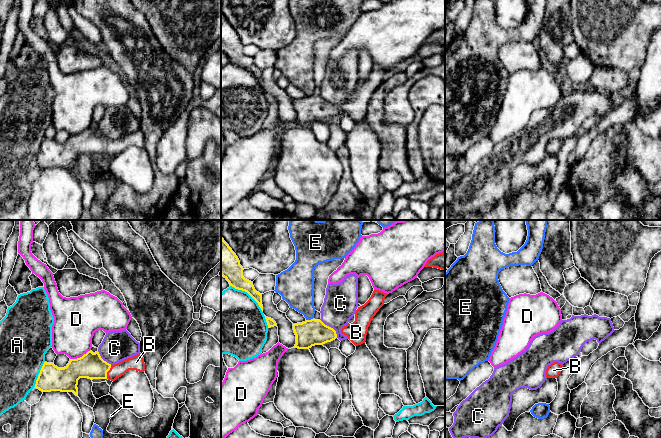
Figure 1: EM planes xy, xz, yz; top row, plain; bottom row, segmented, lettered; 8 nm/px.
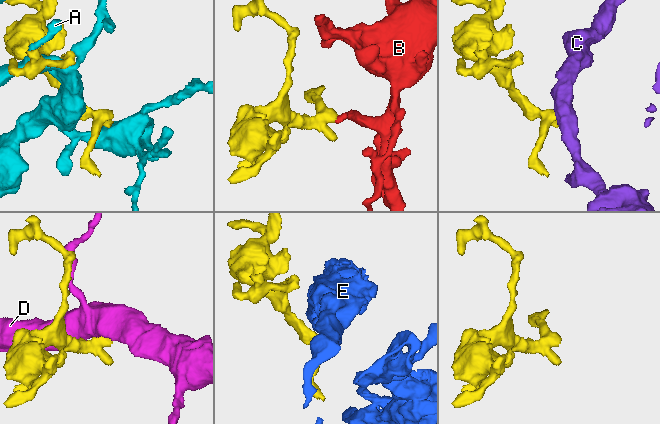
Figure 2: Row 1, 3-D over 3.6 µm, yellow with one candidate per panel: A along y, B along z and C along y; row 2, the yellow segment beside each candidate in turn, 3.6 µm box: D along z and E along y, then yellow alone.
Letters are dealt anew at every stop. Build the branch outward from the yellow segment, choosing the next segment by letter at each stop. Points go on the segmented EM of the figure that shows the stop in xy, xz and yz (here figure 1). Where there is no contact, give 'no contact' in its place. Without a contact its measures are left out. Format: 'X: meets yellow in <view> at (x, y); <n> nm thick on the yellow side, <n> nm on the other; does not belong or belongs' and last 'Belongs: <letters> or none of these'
A: meets yellow in xz at (247, 292); 180 nm thick on the yellow side, 460 nm on the other; does not belong
B: meets yellow in xy at (107, 371); 200 nm thick on the yellow side, 120 nm on the other; belongs
C: meets yellow in xz at (330, 327); 220 nm thick on the yellow side, 280 nm on the other; does not belong
D: meets yellow in xy at (80, 357); 200 nm thick on the yellow side, 340 nm on the other; does not belong
E: meets yellow in xz at (309, 320); 220 nm thick on the yellow side, 260 nm on the other; does not belong
Belongs: B

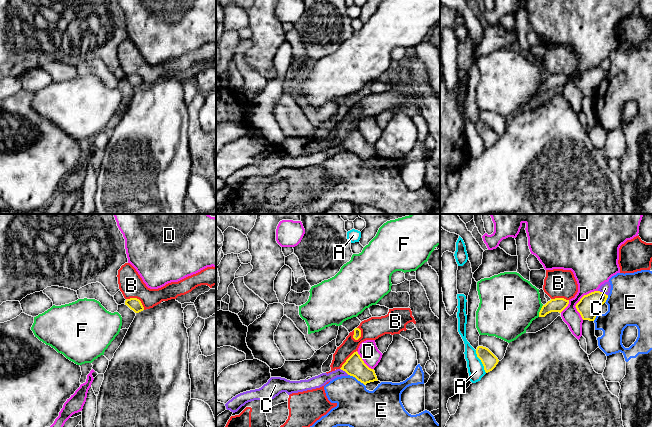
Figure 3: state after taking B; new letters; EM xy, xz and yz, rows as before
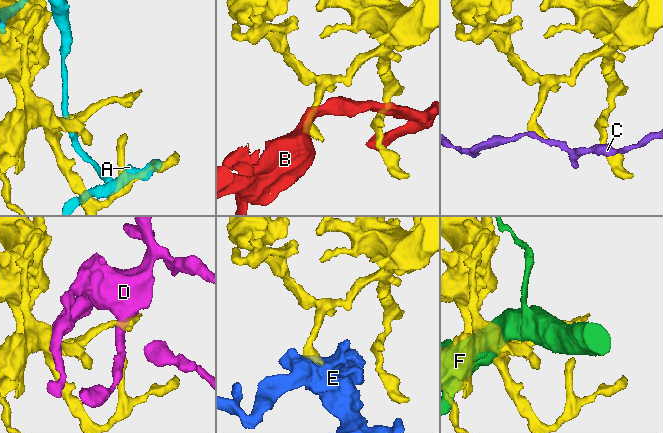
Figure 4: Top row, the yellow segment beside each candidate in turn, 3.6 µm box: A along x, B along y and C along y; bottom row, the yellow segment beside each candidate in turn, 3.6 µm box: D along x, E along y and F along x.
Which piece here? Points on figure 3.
A: meets yellow in yz at (481, 361); 120 nm thick on the yellow side, 130 nm on the other; does not belong
B: meets yellow in xz at (360, 334); 60 nm thick on the yellow side, 180 nm on the other; does not belong
C: meets yellow in yz at (603, 293); 170 nm thick on the yellow side, 80 nm on the other; does not belong
D: meets yellow in yz at (579, 301); 170 nm thick on the yellow side, 260 nm on the other; does not belong
E: meets yellow in xz at (356, 378); 160 nm thick on the yellow side, 320 nm on the other; does not belong
F: meets yellow in yz at (540, 311); 110 nm thick on the yellow side, 460 nm on the other; does not belong
Belongs: none of these

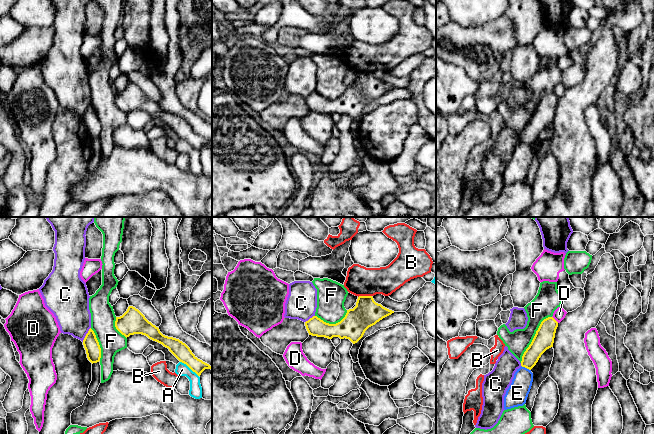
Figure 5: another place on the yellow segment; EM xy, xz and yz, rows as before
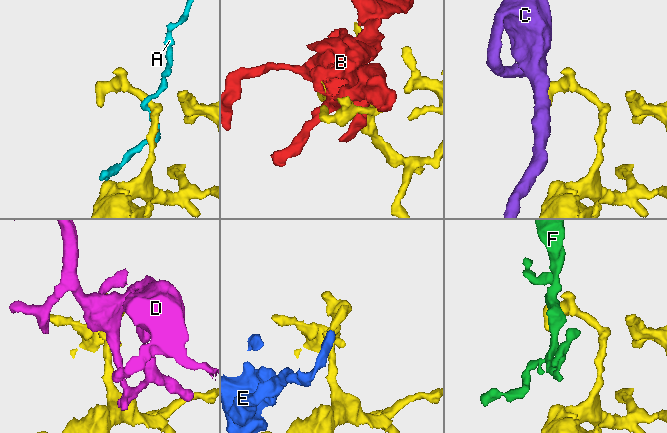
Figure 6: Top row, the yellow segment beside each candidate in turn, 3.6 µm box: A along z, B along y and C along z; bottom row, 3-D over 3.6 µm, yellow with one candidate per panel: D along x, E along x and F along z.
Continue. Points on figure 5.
A: meets yellow in xy at (189, 367); 140 nm thick on the yellow side, 100 nm on the other; does not belong
B: meets yellow in xz at (364, 296); 220 nm thick on the yellow side, 240 nm on the other; does not belong
C: meets yellow in xy at (86, 334); 120 nm thick on the yellow side, 280 nm on the other; does not belong
D: meets yellow in yz at (554, 319); 160 nm thick on the yellow side, 100 nm on the other; does not belong
E: meets yellow in yz at (526, 367); 150 nm thick on the yellow side, 180 nm on the other; does not belong
F: meets yellow in yz at (534, 337); 160 nm thick on the yellow side, 190 nm on the other; does not belong
Belongs: none of these

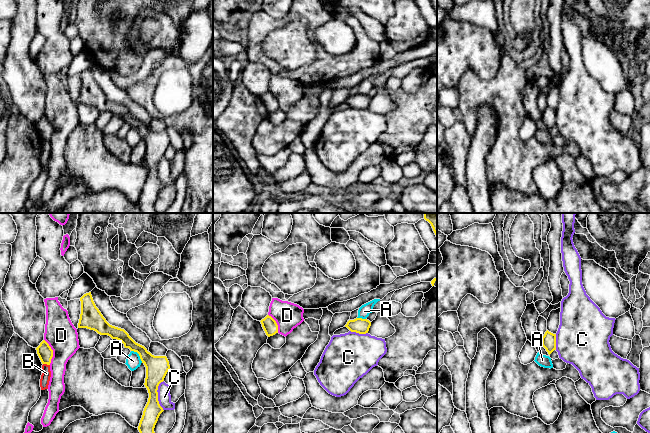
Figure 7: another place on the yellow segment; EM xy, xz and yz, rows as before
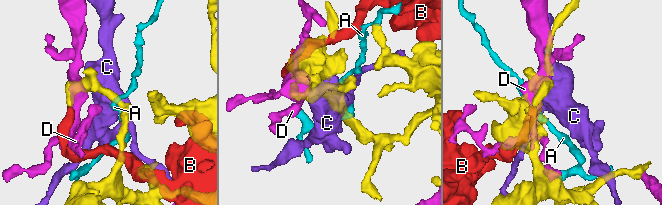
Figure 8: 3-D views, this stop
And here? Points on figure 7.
A: meets yellow in xy at (139, 355); 180 nm thick on the yellow side, 120 nm on the other; does not belong
B: meets yellow in xy at (46, 363); 120 nm thick on the yellow side, 80 nm on the other; does not belong
C: meets yellow in xy at (157, 395); 180 nm thick on the yellow side, 110 nm on the other; does not belong
D: meets yellow in xy at (52, 352); 120 nm thick on the yellow side, 260 nm on the other; does not belong
Belongs: none of these

